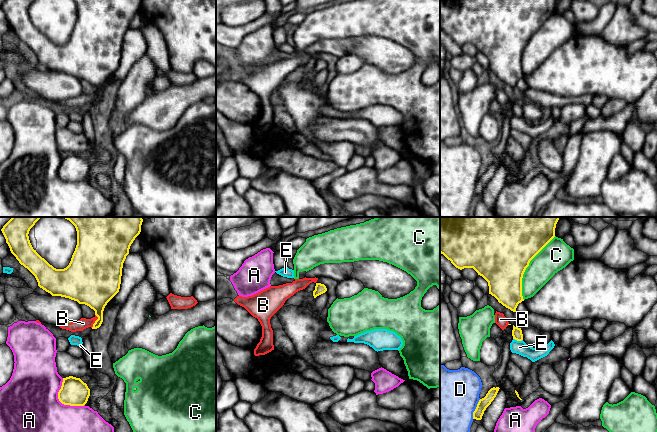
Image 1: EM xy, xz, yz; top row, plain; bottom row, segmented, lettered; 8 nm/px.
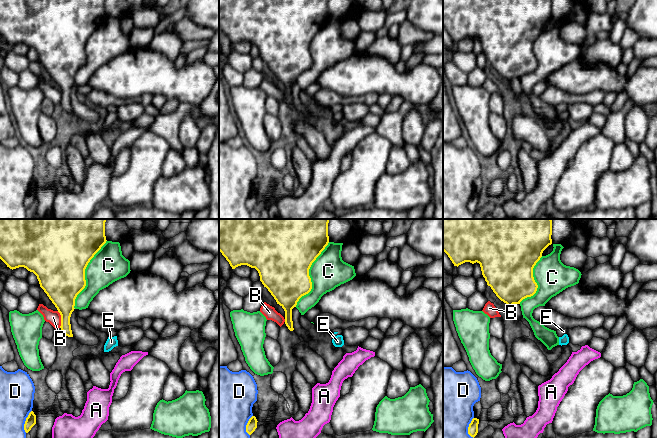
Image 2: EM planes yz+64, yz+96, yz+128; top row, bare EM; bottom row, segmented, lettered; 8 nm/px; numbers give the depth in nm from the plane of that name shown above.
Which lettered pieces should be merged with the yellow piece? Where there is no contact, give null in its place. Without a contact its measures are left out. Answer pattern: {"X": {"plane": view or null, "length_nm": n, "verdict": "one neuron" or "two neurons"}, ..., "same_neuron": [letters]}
{"A": {"plane": "xy", "length_nm": 280, "verdict": "two neurons"}, "B": {"plane": "xy", "length_nm": 120, "verdict": "two neurons"}, "C": {"plane": "yz", "length_nm": 550, "verdict": "two neurons"}, "D": {"plane": "yz", "length_nm": 170, "verdict": "two neurons"}, "E": {"plane": "yz", "length_nm": 80, "verdict": "two neurons"}, "same_neuron": []}

